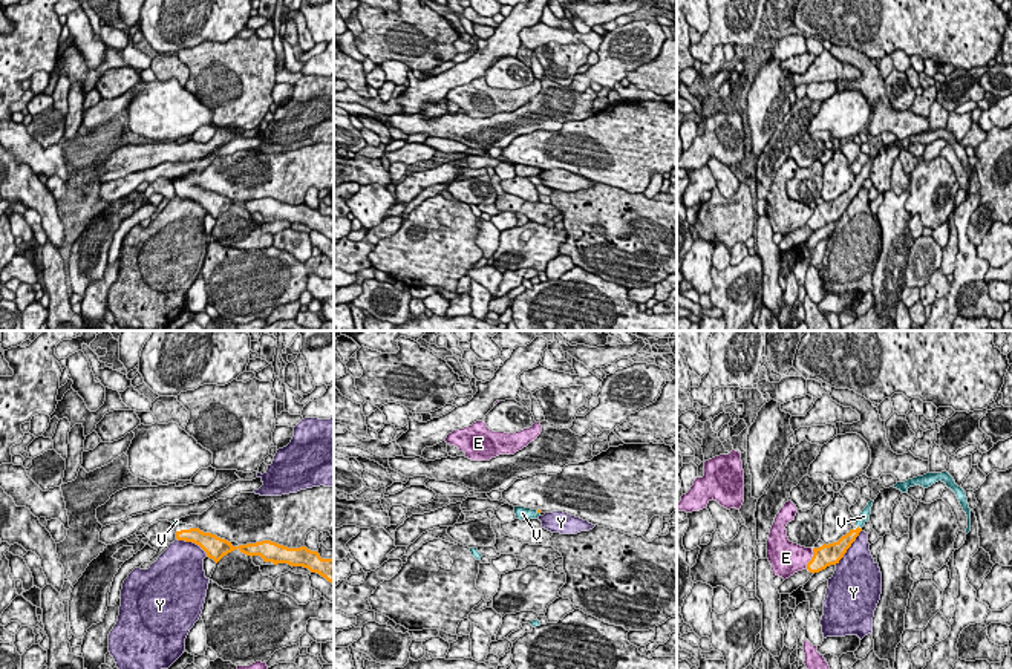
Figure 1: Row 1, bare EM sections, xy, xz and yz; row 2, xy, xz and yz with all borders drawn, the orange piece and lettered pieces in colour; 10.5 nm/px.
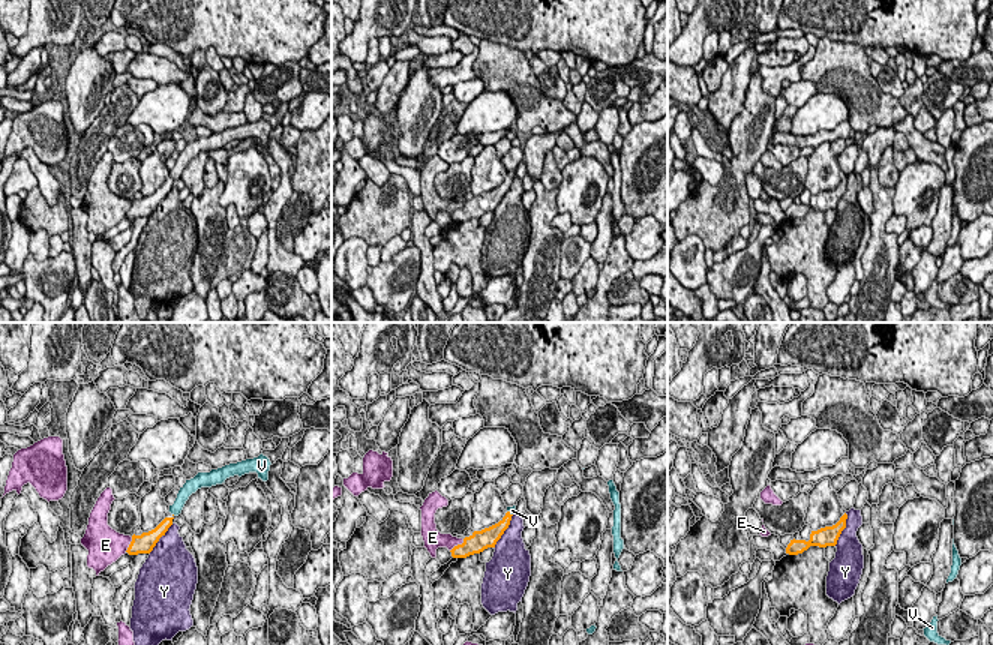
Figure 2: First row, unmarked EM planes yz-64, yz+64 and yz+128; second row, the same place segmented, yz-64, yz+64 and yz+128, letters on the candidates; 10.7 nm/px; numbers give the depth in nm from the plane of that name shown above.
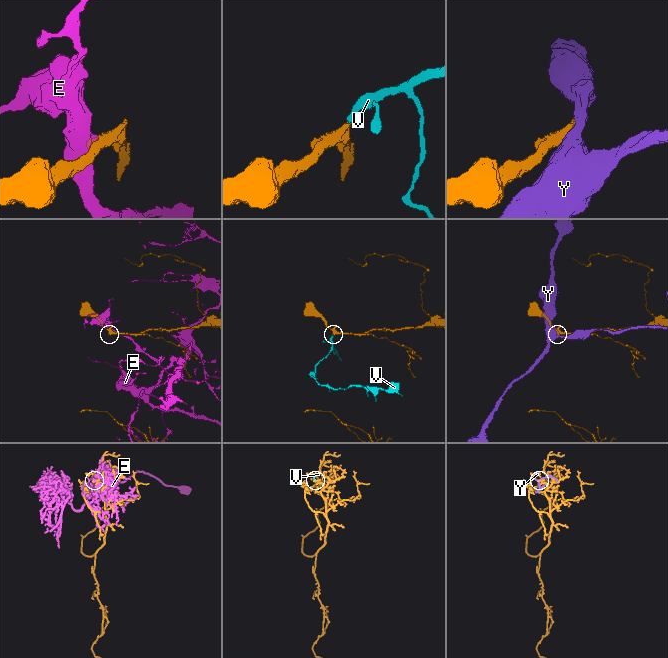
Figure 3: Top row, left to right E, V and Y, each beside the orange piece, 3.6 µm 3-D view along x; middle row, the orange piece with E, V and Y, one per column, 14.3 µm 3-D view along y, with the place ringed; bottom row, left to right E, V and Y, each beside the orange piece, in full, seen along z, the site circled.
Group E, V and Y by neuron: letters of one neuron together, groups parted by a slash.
E / V / Y

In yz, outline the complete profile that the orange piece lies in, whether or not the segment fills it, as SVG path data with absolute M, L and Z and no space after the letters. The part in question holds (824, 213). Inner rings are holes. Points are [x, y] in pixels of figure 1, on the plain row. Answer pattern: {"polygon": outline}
{"polygon": "M870 158L868 162L862 167L862 170L856 175L856 187L850 187L845 193L842 193L837 199L822 202L819 205L813 205L813 214L807 220L807 227L810 230L819 230L825 227L830 222L839 220L839 217L844 214L847 207L851 204L851 201L856 197L859 190L862 188L862 184L870 178L871 164L874 158Z"}

